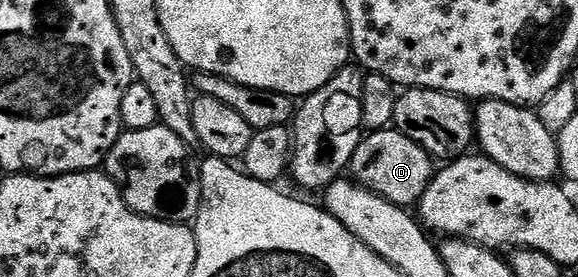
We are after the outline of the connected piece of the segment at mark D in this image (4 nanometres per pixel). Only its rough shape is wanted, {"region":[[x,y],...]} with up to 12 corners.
{"region":[[401,130],[361,137],[350,174],[412,208],[434,159]]}

